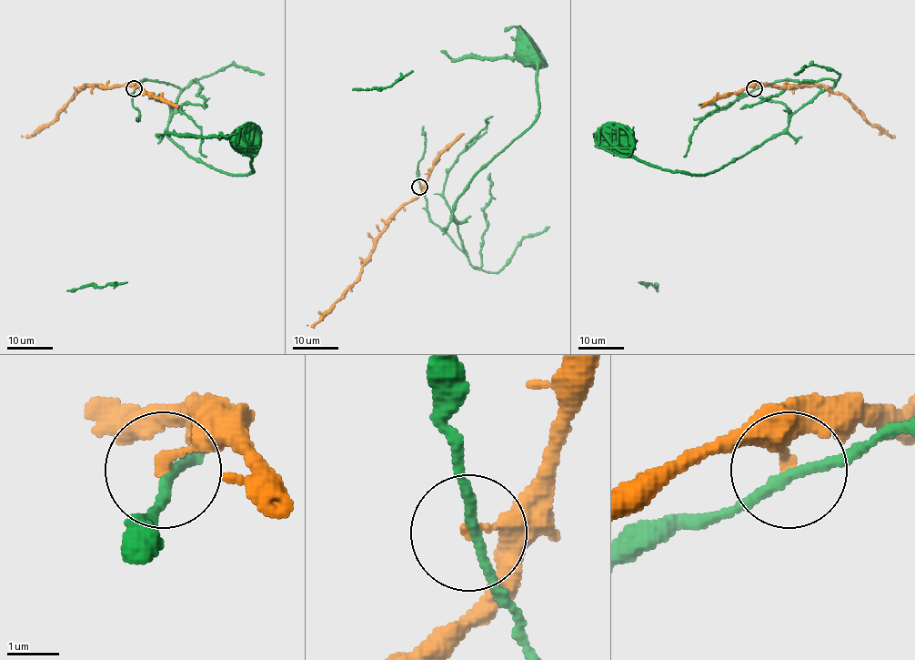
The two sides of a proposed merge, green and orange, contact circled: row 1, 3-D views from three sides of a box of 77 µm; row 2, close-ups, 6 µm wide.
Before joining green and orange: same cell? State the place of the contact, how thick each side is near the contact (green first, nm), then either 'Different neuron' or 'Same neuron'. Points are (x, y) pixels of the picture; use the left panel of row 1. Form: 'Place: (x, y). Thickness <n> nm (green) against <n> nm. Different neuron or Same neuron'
Place: (134, 88). Thickness 180 nm (green) against 200 nm. Same neuron

